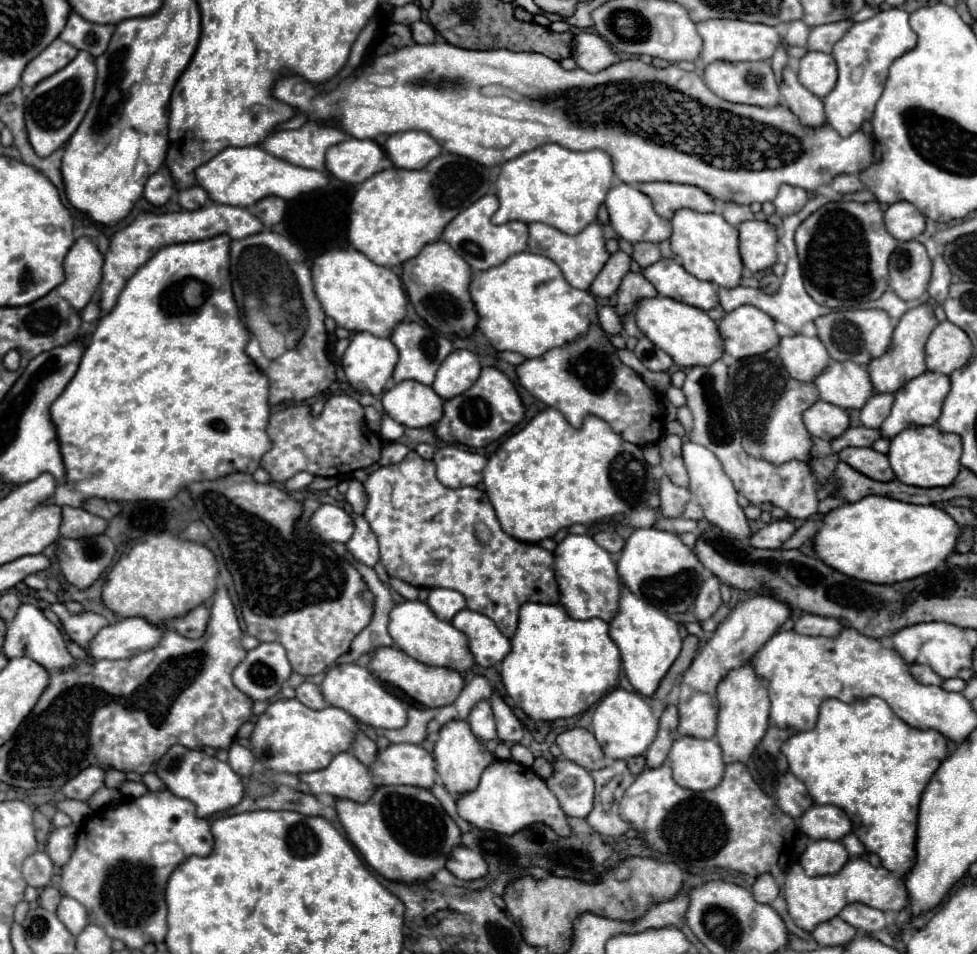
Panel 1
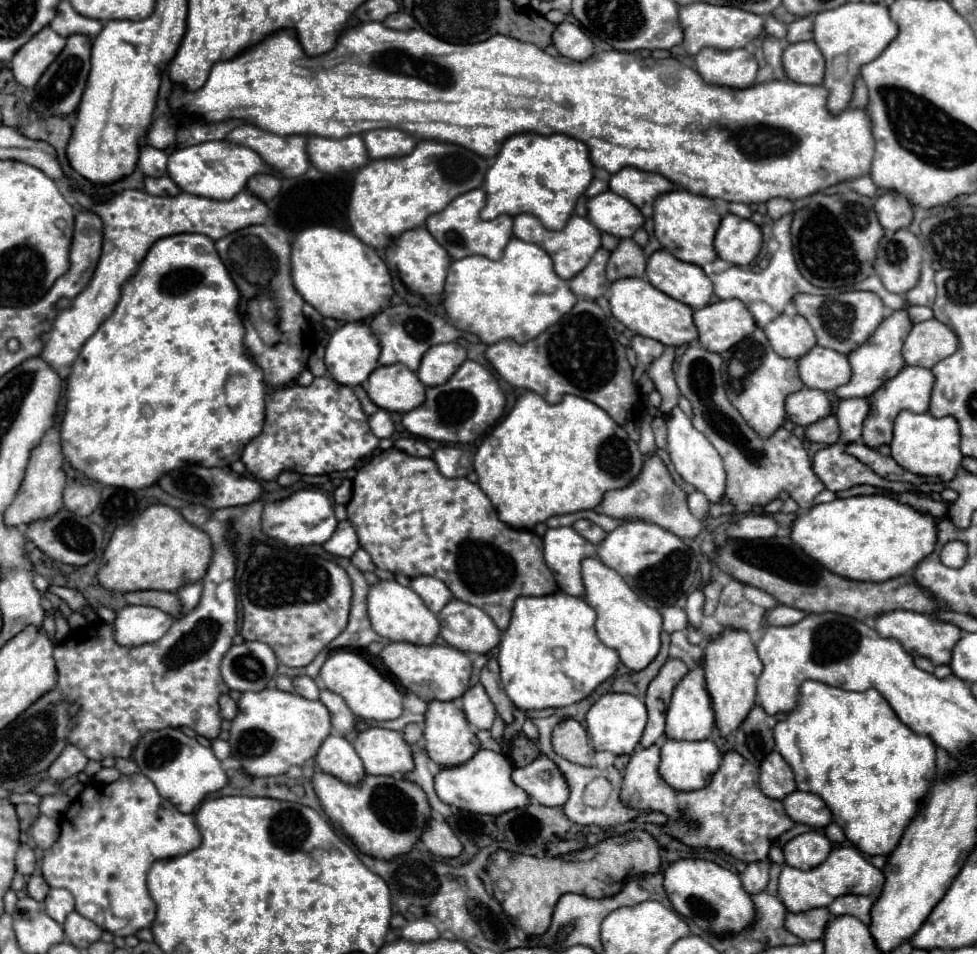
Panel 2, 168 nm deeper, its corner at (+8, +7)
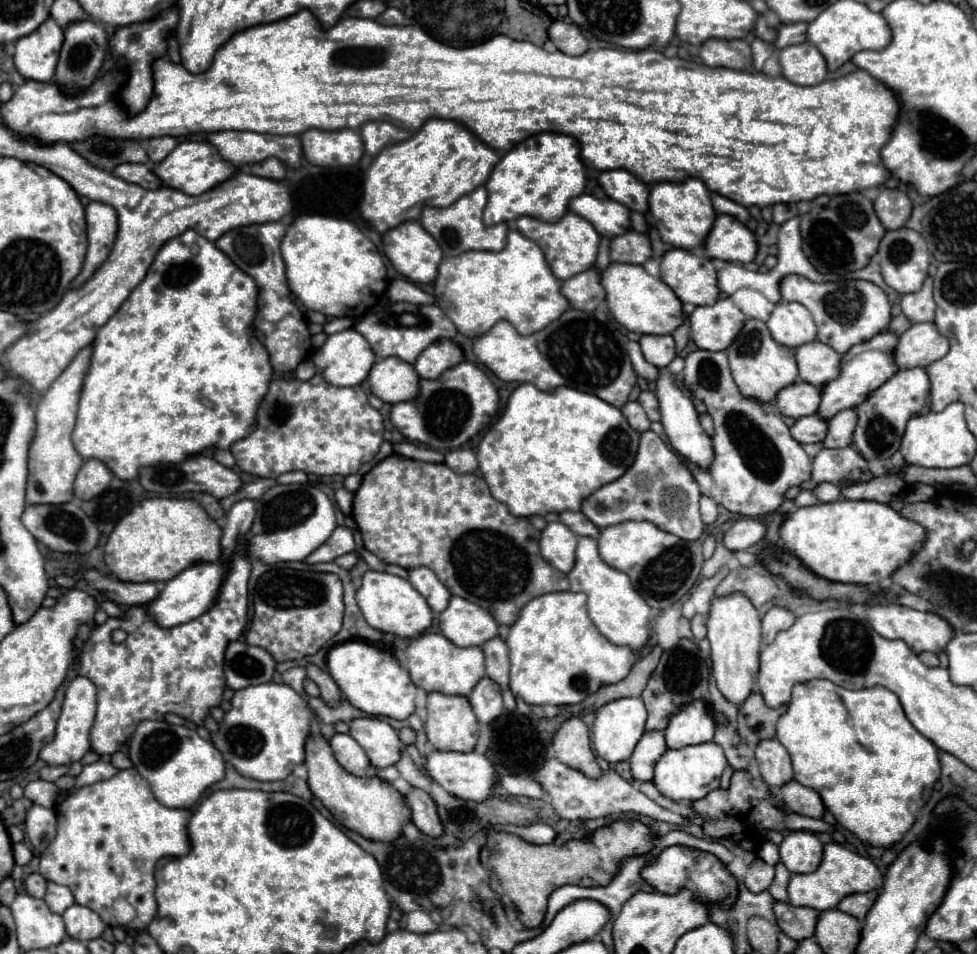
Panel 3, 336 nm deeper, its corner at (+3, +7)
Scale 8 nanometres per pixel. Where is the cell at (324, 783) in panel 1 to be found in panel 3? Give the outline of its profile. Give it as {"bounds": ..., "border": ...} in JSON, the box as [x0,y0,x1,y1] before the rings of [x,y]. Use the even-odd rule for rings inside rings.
{"bounds":[329,733,369,777],"border":[[[335,733],[329,741],[335,759],[339,761],[339,765],[357,777],[365,777],[369,773],[369,759],[365,755],[365,751],[361,749],[361,745],[351,737],[351,735],[341,735]]]}

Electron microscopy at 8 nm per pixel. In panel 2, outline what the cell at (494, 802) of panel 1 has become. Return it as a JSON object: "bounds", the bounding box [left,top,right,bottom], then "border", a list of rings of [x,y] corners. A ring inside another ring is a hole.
{"bounds":[434,749,528,815],"border":[[[480,749],[464,765],[442,767],[434,777],[434,787],[436,787],[438,797],[448,805],[454,805],[458,809],[472,811],[472,813],[500,815],[510,809],[528,805],[528,795],[518,785],[512,783],[512,777],[510,777],[512,769],[514,769],[514,765],[510,763],[510,759],[506,755]]]}

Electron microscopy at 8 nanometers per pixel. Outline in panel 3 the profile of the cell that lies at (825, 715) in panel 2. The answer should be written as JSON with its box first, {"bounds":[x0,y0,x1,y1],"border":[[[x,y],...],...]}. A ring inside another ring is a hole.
{"bounds":[777,679,941,847],"border":[[[813,679],[813,681],[807,681],[807,683],[799,683],[793,687],[793,697],[789,701],[789,707],[787,707],[787,713],[783,713],[777,721],[777,741],[781,745],[785,745],[785,749],[789,751],[791,755],[791,761],[793,761],[793,771],[795,771],[795,779],[805,785],[805,787],[811,787],[815,789],[827,811],[833,813],[833,817],[837,819],[837,823],[841,827],[845,827],[847,831],[851,831],[857,839],[861,839],[865,845],[871,845],[871,847],[893,847],[895,843],[899,843],[905,833],[911,829],[911,825],[915,823],[915,815],[909,811],[909,803],[913,801],[919,801],[923,799],[925,801],[925,795],[929,795],[933,791],[933,785],[937,783],[939,775],[941,775],[941,767],[939,767],[939,751],[937,747],[927,739],[923,737],[905,717],[903,713],[903,707],[897,699],[895,693],[891,693],[889,689],[885,687],[871,687],[871,689],[859,689],[859,691],[849,691],[849,689],[843,689],[831,681],[825,681],[825,679]]]}

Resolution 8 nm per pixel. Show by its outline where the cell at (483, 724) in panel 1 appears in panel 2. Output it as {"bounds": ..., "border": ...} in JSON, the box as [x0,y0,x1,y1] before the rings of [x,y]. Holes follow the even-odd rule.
{"bounds":[462,683,496,729],"border":[[[480,683],[468,687],[468,691],[462,695],[462,703],[464,703],[464,713],[466,713],[472,727],[476,727],[476,729],[490,729],[492,727],[494,717],[496,717],[496,709]]]}

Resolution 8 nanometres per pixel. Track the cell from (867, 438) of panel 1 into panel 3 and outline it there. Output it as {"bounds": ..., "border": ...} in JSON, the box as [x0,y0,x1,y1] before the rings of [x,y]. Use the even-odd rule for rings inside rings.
{"bounds":[791,415,827,443],"border":[[[809,415],[797,419],[797,423],[791,427],[791,433],[799,443],[821,443],[827,435],[827,421],[819,415]]]}

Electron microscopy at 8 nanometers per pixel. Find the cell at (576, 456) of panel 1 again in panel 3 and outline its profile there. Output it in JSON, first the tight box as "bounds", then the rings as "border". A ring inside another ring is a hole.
{"bounds":[479,383,639,517],"border":[[[531,383],[519,385],[499,417],[479,443],[479,471],[487,481],[491,495],[509,507],[515,517],[531,517],[563,511],[581,511],[581,503],[607,483],[617,481],[635,461],[639,433],[629,427],[621,411],[595,395],[561,387],[555,393],[539,391]]]}

